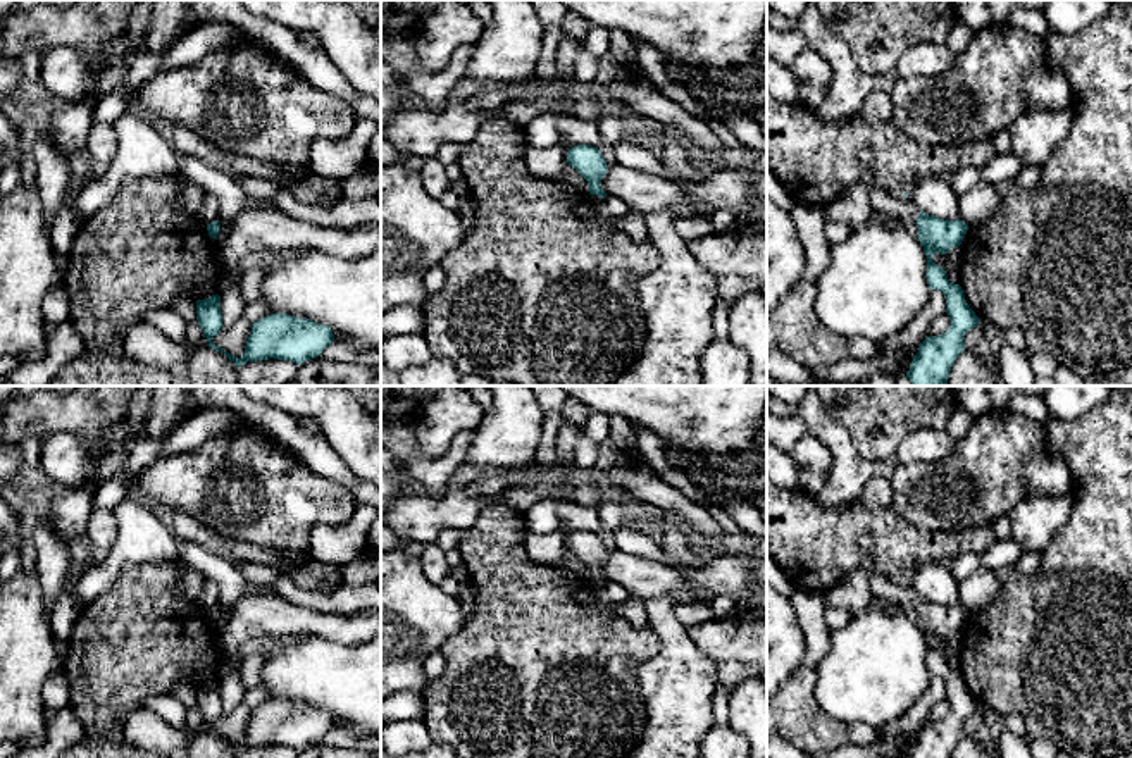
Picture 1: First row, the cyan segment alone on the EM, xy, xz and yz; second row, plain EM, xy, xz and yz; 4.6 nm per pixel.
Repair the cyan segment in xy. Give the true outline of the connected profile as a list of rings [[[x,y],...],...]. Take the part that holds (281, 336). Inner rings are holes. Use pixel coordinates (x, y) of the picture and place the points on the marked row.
[[[219,295],[196,300],[196,319],[208,346],[224,353],[236,367],[269,358],[289,360],[300,365],[319,357],[334,341],[333,329],[326,324],[288,314],[271,314],[252,324],[245,353],[236,358],[212,343],[222,329]]]

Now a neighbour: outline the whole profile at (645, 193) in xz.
[[[620,164],[608,167],[601,188],[639,214],[669,212],[675,221],[686,217],[710,219],[715,212],[715,208],[698,208],[675,181]]]

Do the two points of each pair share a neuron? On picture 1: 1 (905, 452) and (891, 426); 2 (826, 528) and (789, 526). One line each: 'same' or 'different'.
1: different
2: same

